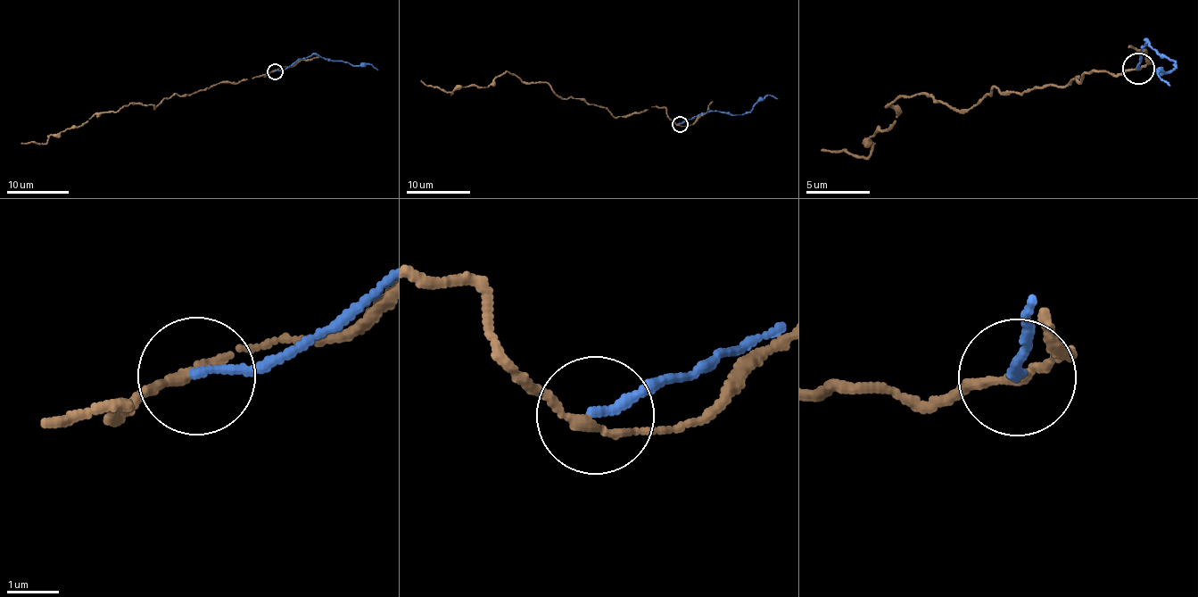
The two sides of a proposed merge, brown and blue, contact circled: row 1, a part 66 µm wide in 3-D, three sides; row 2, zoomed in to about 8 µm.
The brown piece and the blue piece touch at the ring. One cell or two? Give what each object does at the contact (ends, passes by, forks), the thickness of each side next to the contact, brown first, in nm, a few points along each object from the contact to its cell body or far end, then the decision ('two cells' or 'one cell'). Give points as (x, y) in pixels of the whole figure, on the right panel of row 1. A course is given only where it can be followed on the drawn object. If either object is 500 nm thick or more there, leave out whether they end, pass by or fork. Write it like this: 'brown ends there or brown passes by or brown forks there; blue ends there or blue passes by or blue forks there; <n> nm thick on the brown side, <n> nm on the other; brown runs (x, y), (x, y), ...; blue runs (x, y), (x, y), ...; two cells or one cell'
brown passes by; blue ends there; 160 nm thick on the brown side, 170 nm on the other; brown runs (1137, 69), (995, 87), (968, 110), (920, 93), (887, 104), (896, 115), (868, 138), (869, 155), (820, 151); blue runs (1137, 69), (1147, 41), (1169, 60), (1177, 62), (1168, 72), (1160, 72), (1161, 79), (1169, 86); two cells

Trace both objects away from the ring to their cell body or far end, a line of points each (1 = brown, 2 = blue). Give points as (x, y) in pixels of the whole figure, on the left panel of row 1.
1: (275, 71), (173, 94), (154, 108), (129, 103), (67, 128), (46, 142), (22, 144)
2: (275, 71), (314, 54), (353, 65), (369, 64), (377, 70)

